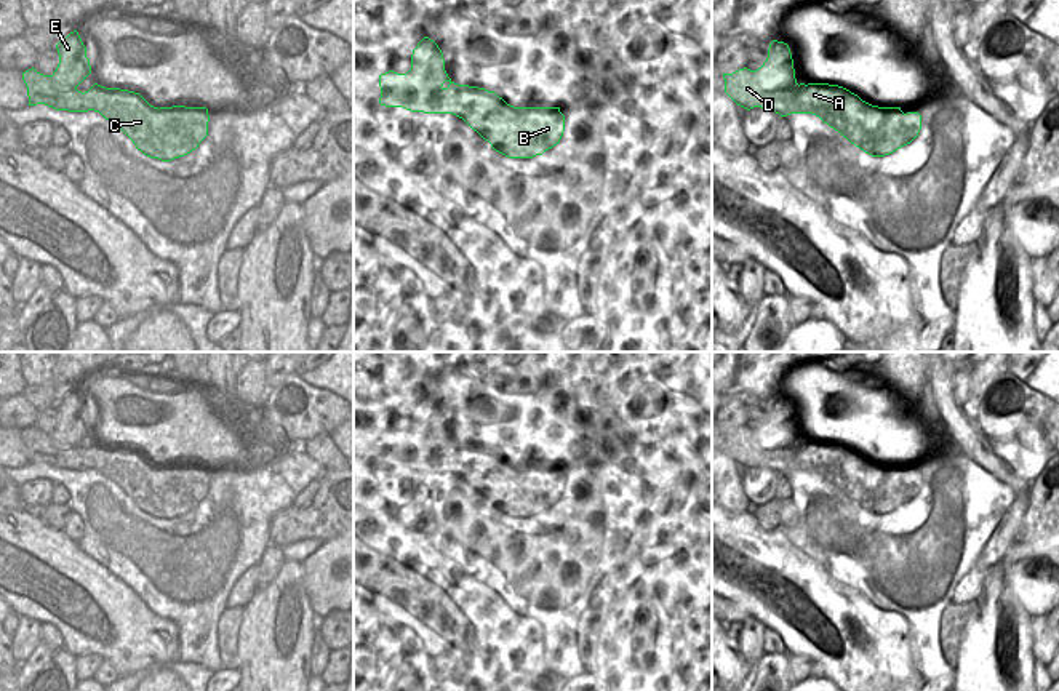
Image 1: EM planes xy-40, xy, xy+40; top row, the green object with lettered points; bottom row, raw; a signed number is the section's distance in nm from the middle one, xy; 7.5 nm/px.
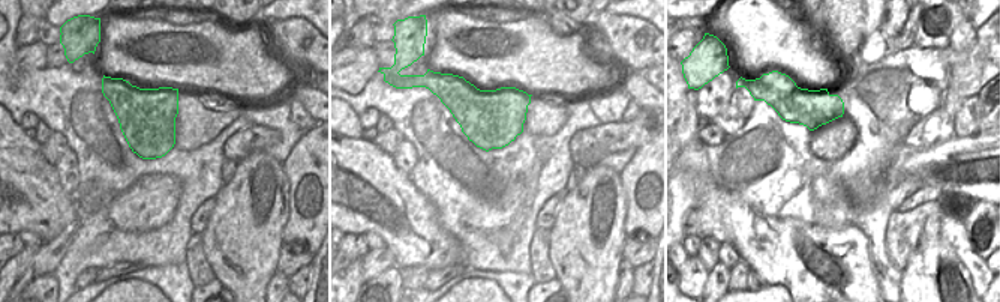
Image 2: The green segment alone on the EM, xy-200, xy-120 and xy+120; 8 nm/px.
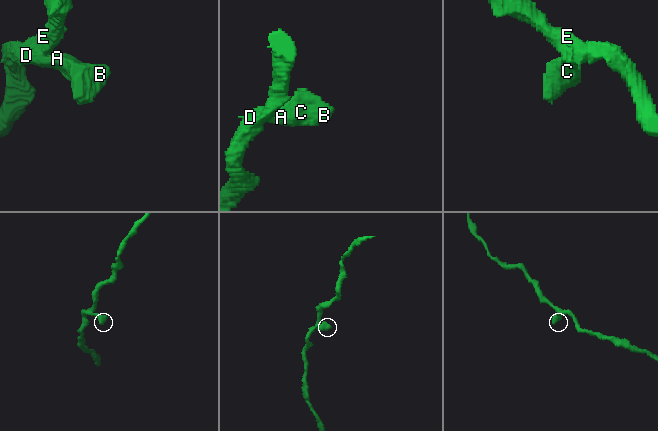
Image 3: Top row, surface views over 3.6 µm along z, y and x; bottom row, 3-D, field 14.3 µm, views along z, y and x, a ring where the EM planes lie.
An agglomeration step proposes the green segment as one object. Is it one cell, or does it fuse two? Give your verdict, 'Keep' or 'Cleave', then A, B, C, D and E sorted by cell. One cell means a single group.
Keep. Groups: A B C D E.

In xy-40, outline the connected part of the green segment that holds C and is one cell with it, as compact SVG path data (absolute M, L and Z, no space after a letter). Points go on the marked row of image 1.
M77 30L70 32L56 45L59 64L51 75L43 75L34 67L22 72L22 80L27 86L29 106L45 104L56 110L69 112L99 112L106 120L117 125L141 150L150 158L171 162L195 150L208 136L208 109L206 107L154 107L139 93L106 88L94 83L88 91L82 93L77 86L91 74L86 46Z

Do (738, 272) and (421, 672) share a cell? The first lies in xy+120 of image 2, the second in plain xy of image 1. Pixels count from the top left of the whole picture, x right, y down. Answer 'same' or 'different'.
different

